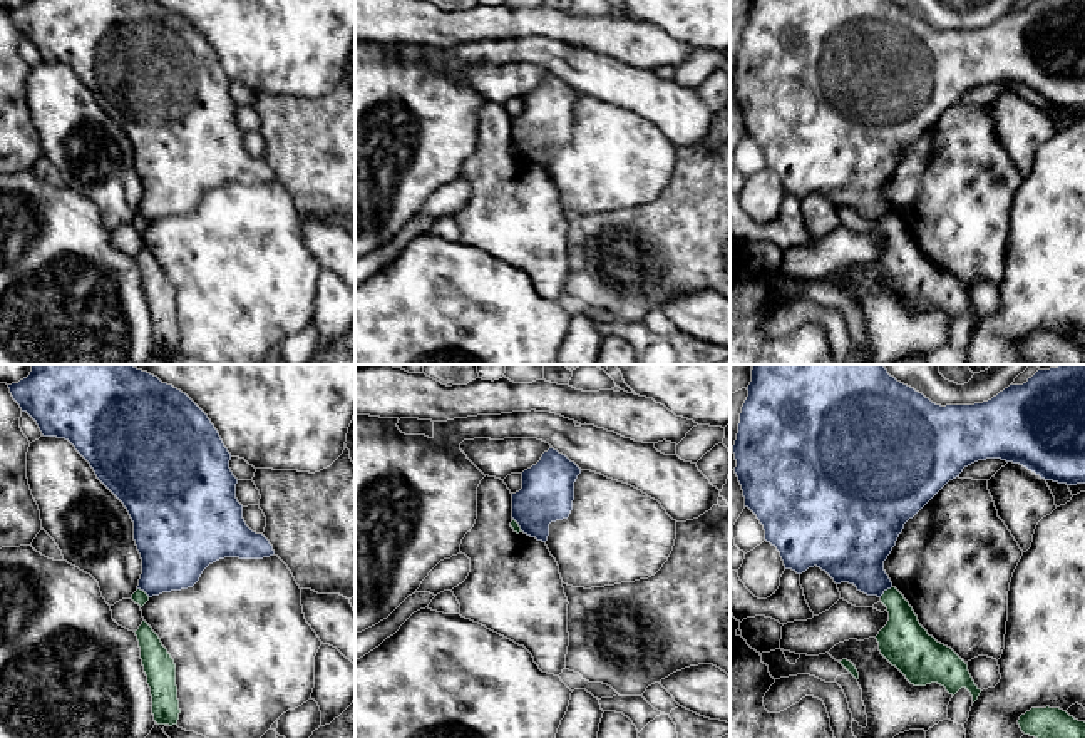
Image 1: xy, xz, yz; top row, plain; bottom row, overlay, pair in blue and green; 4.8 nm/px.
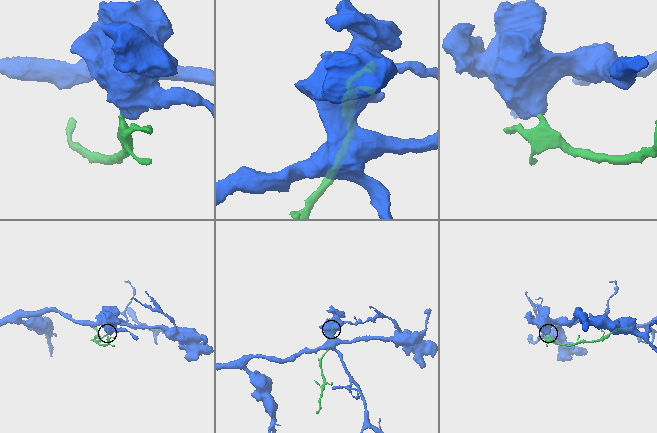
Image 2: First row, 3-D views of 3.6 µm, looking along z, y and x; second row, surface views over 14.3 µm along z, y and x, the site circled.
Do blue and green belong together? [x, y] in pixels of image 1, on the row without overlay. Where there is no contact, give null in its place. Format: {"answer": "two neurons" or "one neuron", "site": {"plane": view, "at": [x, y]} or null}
{"answer": "two neurons", "site": {"plane": "yz", "at": [884, 215]}}

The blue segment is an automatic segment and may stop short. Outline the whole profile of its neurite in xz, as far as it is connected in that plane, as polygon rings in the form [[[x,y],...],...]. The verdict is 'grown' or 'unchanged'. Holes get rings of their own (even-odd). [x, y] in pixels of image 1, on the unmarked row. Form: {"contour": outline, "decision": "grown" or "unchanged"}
{"contour": [[[554,74],[522,97],[522,114],[512,119],[512,144],[524,159],[546,167],[549,149],[569,142],[579,99],[581,94]]], "decision": "unchanged"}

